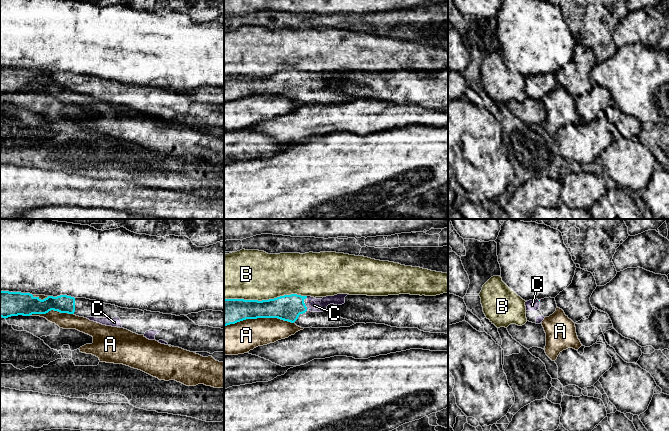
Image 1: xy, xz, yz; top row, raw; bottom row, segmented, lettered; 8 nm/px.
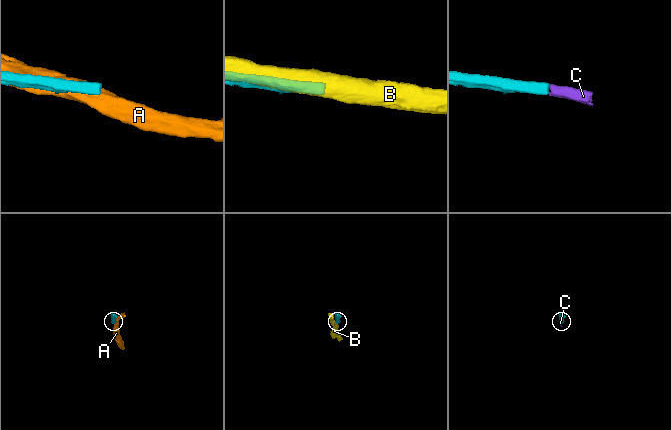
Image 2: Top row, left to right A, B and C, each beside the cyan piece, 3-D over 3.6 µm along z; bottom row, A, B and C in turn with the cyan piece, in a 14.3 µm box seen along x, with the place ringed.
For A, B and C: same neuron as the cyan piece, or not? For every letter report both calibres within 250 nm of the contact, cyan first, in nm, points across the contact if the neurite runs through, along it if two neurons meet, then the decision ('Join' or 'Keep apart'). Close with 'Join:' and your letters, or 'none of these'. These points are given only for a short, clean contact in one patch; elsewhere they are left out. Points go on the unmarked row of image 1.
A: Thickness 200 nm (cyan) against 260 nm. Keep apart
B: Thickness 200 nm (cyan) against 400 nm. Keep apart
C: Thickness 200 nm (cyan) against 110 nm. Path across: xz (288, 83), (306, 84), (314, 81). Join
Join: C

